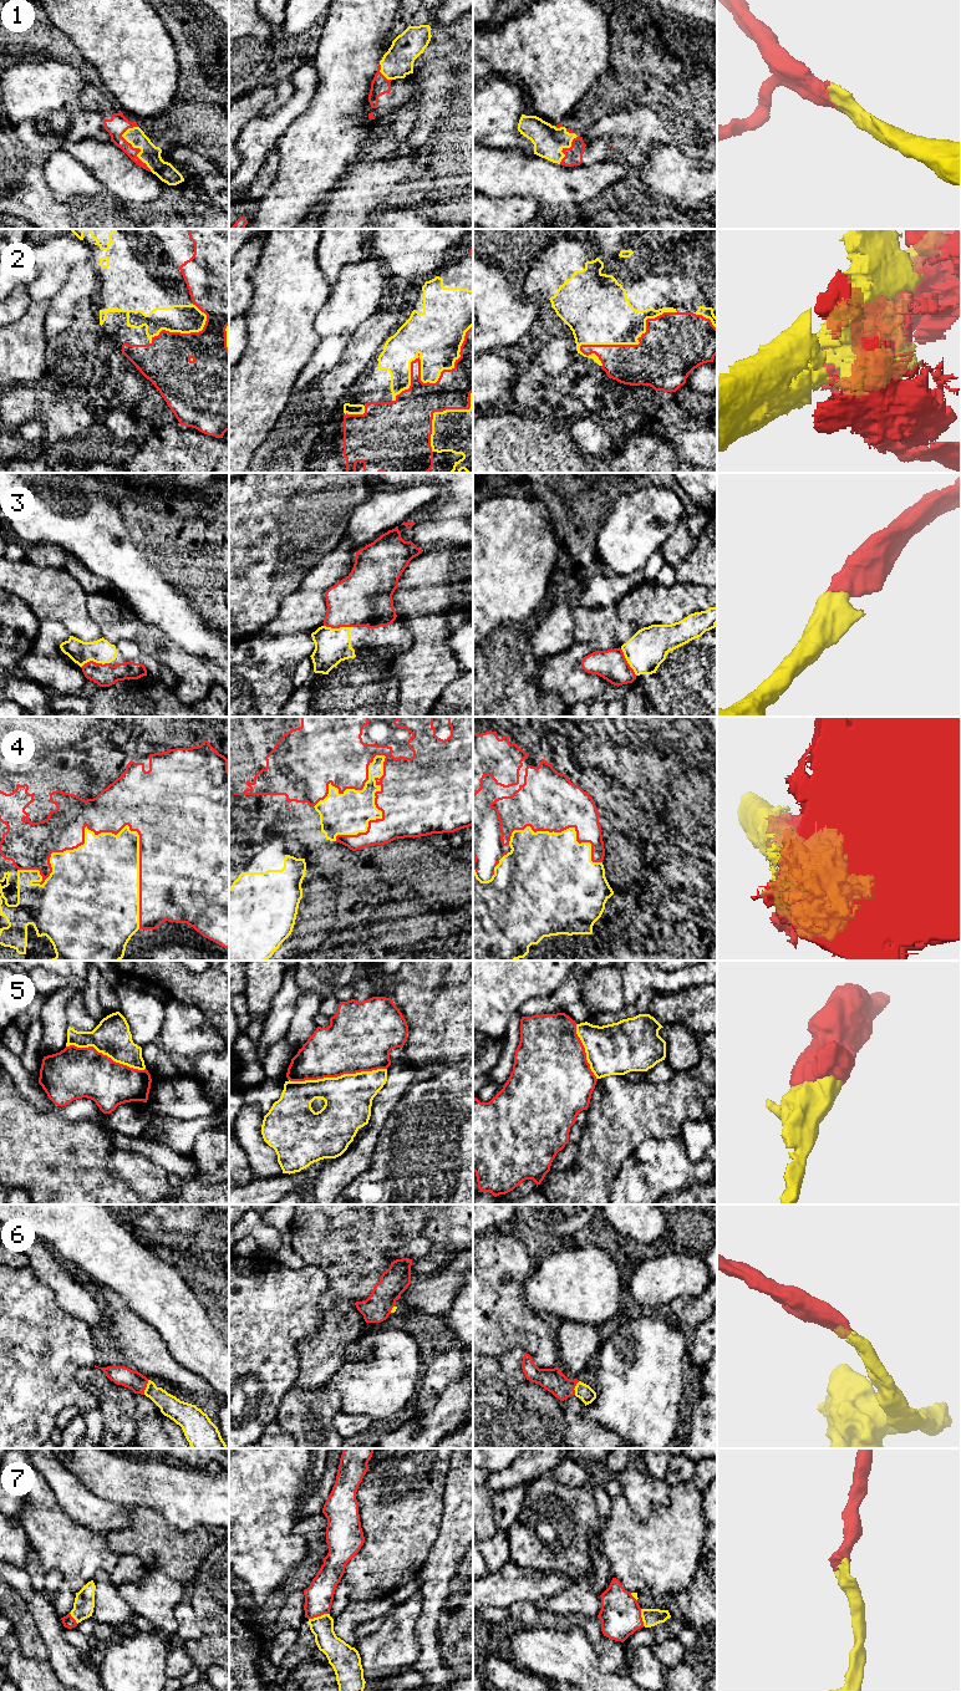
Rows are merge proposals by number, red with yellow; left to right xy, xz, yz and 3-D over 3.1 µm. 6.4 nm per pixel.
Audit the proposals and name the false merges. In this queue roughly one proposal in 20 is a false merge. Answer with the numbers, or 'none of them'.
none of them

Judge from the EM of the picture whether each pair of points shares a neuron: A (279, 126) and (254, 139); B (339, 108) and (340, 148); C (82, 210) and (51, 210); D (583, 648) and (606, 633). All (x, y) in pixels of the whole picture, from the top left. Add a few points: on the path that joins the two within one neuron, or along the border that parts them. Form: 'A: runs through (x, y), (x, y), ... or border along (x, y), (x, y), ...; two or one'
A: runs through (273, 126), (260, 135); one
B: runs through (339, 118), (339, 138); one
C: runs through (75, 210), (59, 210); one
D: border along (575, 641), (589, 643), (595, 650); two

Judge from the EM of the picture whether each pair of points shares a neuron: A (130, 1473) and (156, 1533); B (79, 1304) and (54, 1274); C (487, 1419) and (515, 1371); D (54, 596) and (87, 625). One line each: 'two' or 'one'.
A: two
B: one
C: two
D: one

